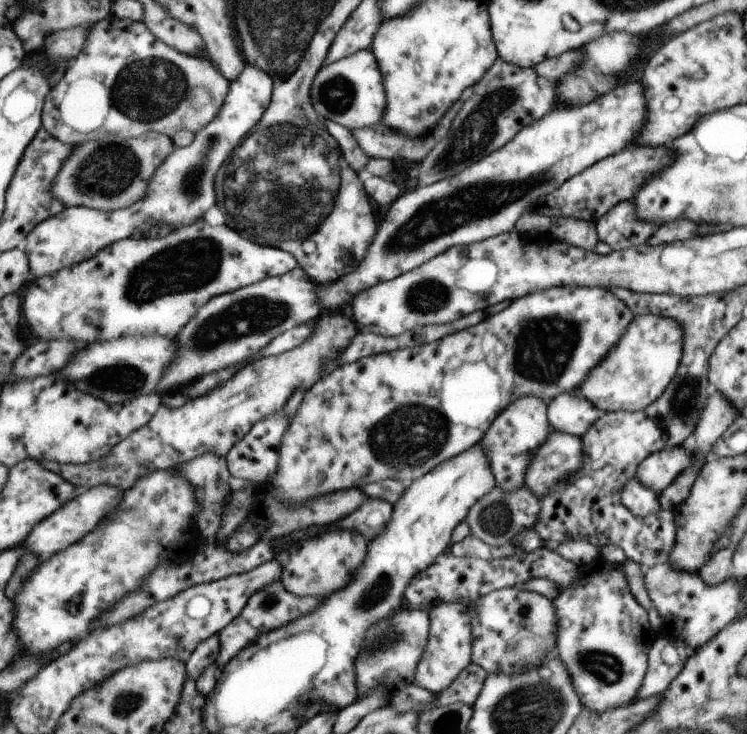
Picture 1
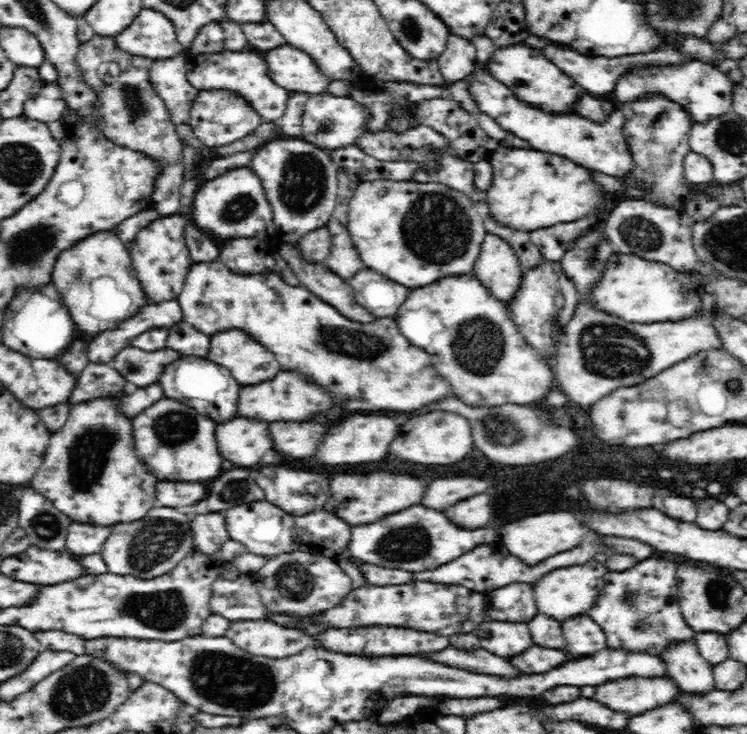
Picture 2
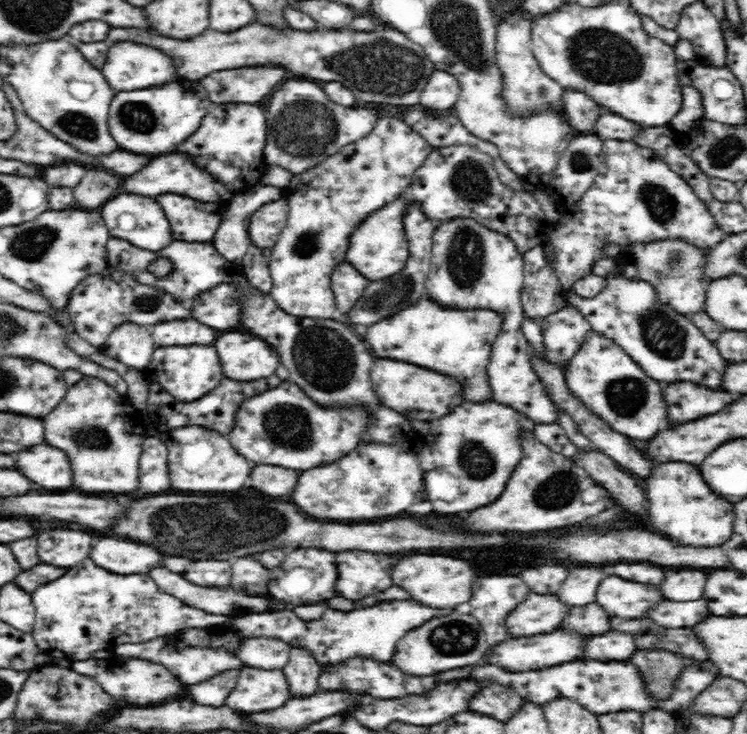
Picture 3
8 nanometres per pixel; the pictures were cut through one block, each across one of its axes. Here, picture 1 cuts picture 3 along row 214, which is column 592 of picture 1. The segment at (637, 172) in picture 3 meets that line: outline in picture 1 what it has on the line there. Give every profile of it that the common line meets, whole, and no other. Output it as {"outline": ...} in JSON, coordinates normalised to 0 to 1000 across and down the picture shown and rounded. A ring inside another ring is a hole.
{"outline":[[[803,764],[788,768],[787,781],[740,816],[744,831],[744,883],[764,921],[766,933],[780,962],[791,970],[806,971],[842,962],[854,951],[859,926],[869,907],[869,886],[882,861],[870,854],[865,831],[843,807],[842,793],[830,770],[810,771]]]}

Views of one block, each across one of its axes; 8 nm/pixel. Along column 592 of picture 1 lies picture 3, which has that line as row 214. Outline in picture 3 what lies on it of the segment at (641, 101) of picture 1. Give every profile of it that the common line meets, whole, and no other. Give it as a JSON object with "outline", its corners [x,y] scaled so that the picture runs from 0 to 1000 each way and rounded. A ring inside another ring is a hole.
{"outline":[[[161,264],[142,275],[134,286],[139,294],[143,313],[149,316],[149,323],[154,323],[183,338],[201,342],[212,342],[229,334],[234,328],[229,316],[229,304],[225,302],[224,293],[220,292],[218,283],[201,270],[185,267],[185,264]]]}

